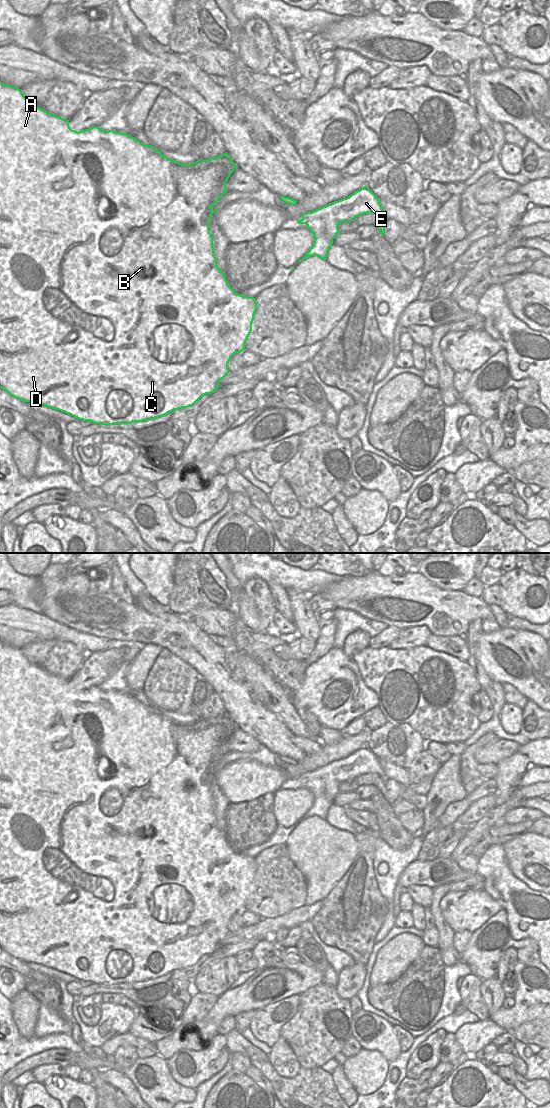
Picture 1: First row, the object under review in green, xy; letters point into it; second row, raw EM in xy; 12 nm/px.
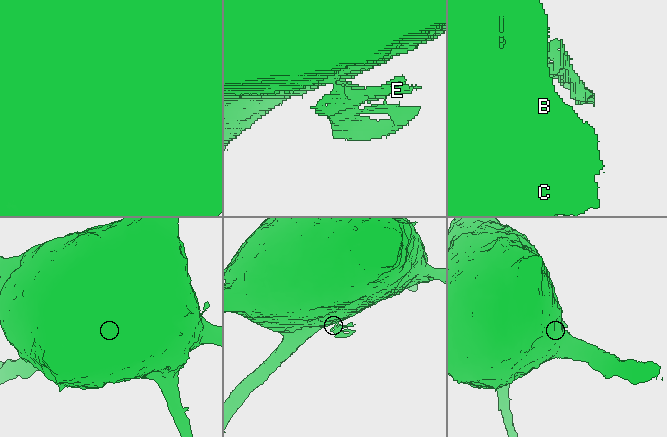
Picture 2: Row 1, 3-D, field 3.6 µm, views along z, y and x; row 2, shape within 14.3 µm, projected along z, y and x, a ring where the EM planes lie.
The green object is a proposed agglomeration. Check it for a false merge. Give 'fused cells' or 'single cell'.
fused cells

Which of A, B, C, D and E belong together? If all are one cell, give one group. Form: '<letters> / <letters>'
A B C D / E

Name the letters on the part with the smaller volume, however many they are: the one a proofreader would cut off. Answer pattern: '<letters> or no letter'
E

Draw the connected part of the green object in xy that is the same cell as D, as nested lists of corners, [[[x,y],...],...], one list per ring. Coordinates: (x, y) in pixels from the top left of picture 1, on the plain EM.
[[[0,642],[0,948],[11,956],[23,961],[33,962],[47,968],[59,970],[79,980],[93,984],[131,984],[153,980],[168,973],[193,966],[202,956],[214,953],[220,941],[229,933],[228,923],[236,913],[245,910],[245,903],[252,891],[252,883],[257,870],[254,857],[236,853],[229,845],[226,835],[218,828],[214,815],[213,797],[209,790],[212,767],[226,754],[226,742],[237,729],[232,719],[224,714],[208,720],[199,719],[191,724],[182,724],[161,714],[151,705],[144,705],[134,697],[113,690],[104,691],[98,686],[79,692],[72,690],[69,680],[48,673],[31,664],[19,648]]]

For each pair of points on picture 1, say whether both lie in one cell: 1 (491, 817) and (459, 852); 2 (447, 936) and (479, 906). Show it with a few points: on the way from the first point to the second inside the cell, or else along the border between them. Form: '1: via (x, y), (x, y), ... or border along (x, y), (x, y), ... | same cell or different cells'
1: via (482, 826), (468, 843) | same cell
2: border along (441, 910), (444, 920), (455, 931) | different cells

